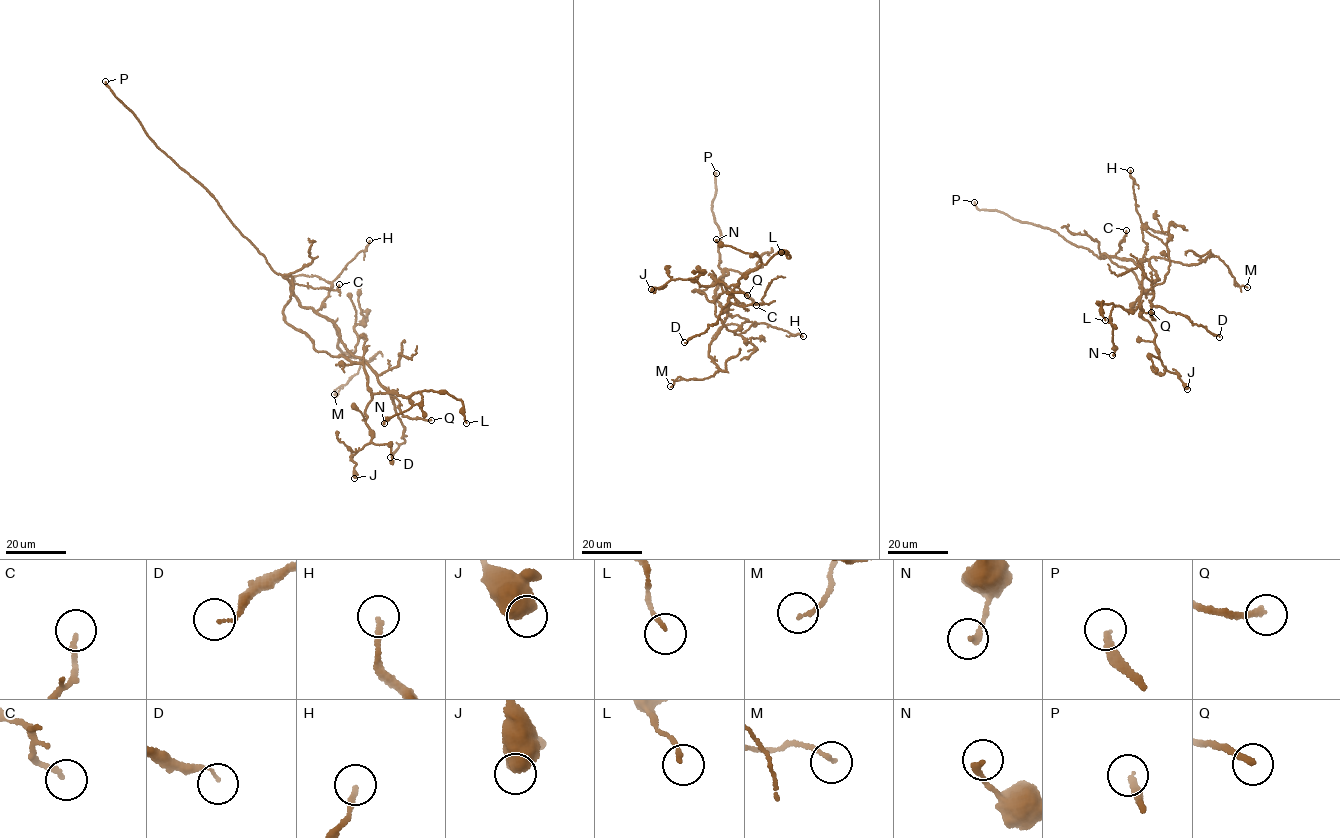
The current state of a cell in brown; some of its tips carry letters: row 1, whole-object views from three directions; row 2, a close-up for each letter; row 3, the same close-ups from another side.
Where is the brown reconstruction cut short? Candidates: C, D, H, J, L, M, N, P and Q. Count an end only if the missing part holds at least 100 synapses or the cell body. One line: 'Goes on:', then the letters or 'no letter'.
Goes on: P

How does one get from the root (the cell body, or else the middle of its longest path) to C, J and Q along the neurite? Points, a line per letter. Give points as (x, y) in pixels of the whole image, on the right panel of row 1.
C: (1120, 267), (1103, 255), (1116, 255), (1126, 230)
J: (1120, 267), (1134, 273), (1145, 296), (1152, 290), (1141, 292), (1140, 315), (1155, 333), (1164, 367), (1187, 389)
Q: (1120, 267), (1104, 254), (1136, 264), (1149, 261), (1159, 278), (1151, 286), (1154, 319), (1151, 312)

